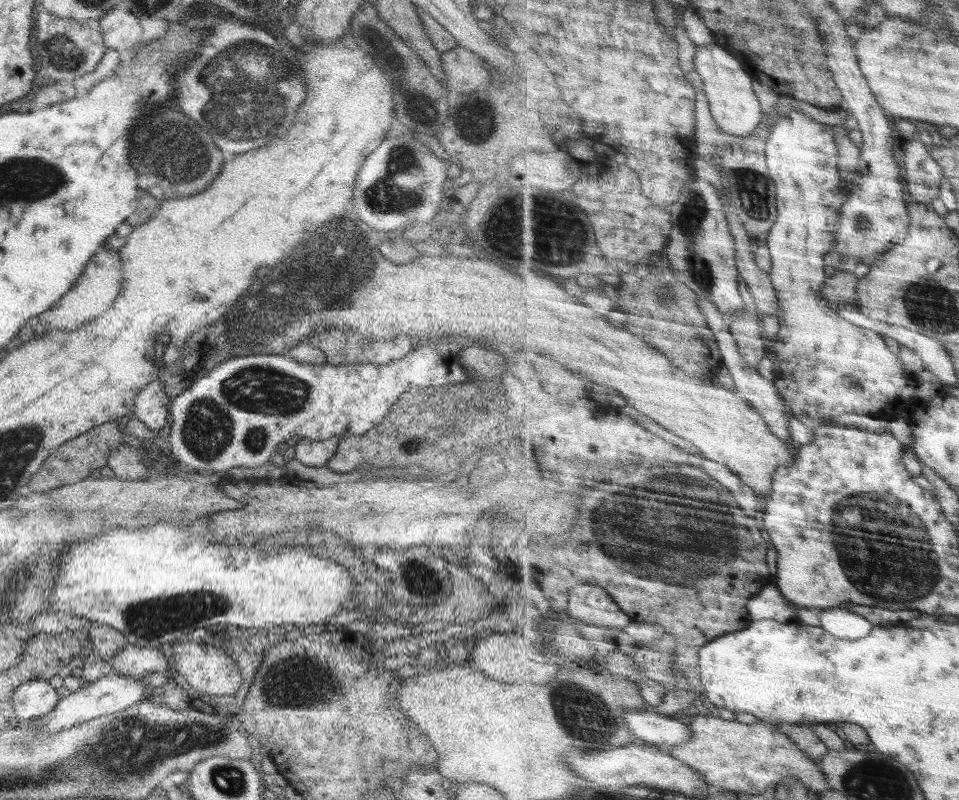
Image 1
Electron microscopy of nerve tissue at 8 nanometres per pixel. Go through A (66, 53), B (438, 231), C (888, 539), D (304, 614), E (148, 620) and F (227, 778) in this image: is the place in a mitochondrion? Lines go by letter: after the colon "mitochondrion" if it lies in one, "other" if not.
A: mitochondrion
B: other
C: mitochondrion
D: other
E: mitochondrion
F: mitochondrion

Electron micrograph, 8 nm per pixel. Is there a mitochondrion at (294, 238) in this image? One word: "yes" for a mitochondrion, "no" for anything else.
yes

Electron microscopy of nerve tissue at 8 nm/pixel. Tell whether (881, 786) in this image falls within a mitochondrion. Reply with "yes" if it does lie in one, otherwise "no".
yes

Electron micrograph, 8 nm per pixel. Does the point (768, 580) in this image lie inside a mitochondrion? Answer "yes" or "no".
no

